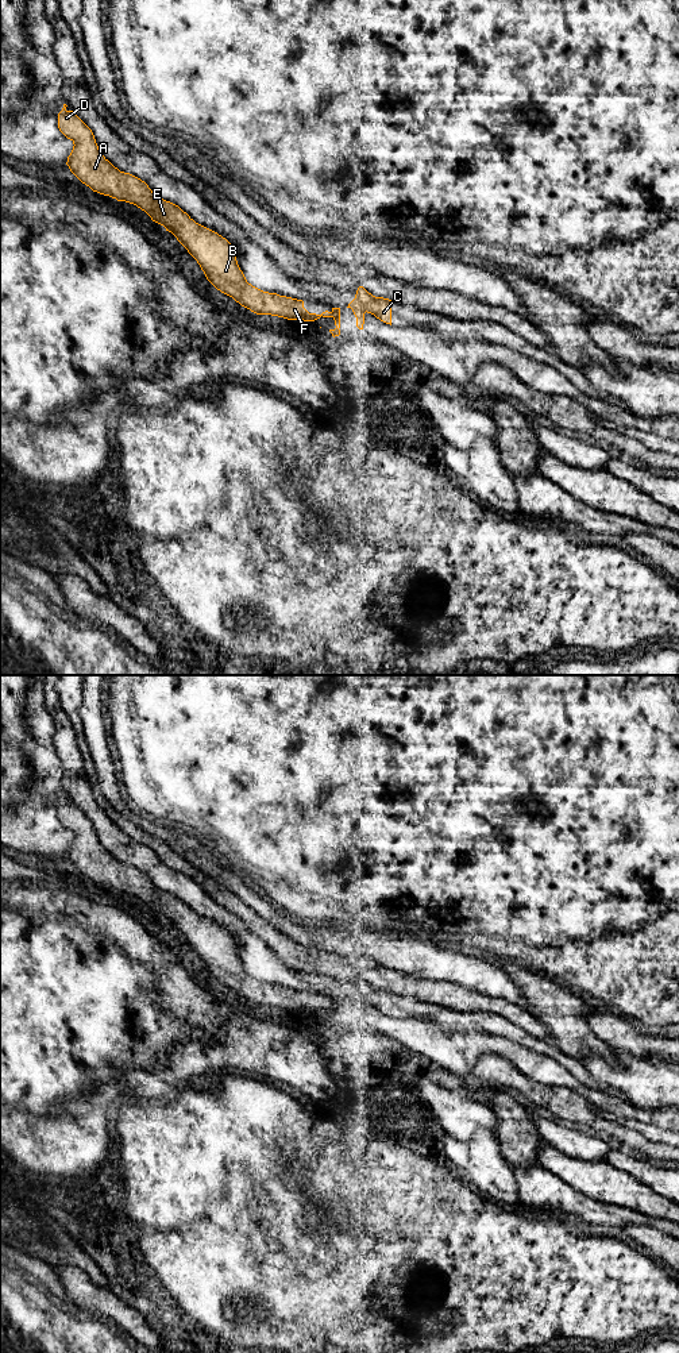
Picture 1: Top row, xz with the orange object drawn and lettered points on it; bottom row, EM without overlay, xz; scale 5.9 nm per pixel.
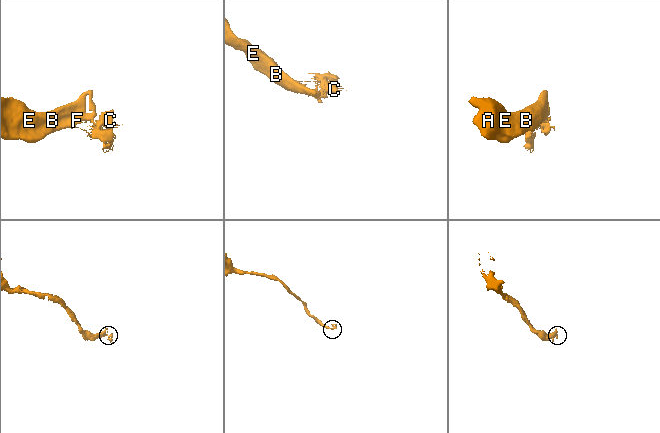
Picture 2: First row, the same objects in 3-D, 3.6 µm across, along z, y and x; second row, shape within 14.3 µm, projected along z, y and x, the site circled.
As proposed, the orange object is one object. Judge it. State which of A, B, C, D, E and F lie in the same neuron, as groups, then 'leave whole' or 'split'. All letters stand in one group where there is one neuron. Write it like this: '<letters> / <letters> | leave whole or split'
A B D E F / C | split

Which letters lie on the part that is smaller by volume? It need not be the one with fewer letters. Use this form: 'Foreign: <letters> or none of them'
Foreign: C

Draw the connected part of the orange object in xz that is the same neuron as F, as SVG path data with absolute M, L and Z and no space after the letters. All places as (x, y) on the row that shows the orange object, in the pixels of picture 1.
M63 104L58 113L58 128L74 144L66 162L70 171L93 192L134 204L163 226L197 261L217 290L256 315L304 321L333 317L328 311L309 313L302 300L263 292L248 284L225 238L196 223L178 205L155 196L140 178L115 167L99 150L92 130L66 107Z

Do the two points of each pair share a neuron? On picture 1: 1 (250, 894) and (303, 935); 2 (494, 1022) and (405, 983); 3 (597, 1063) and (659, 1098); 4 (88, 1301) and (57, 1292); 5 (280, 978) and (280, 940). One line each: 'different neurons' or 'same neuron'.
1: same neuron
2: different neurons
3: same neuron
4: different neurons
5: different neurons

